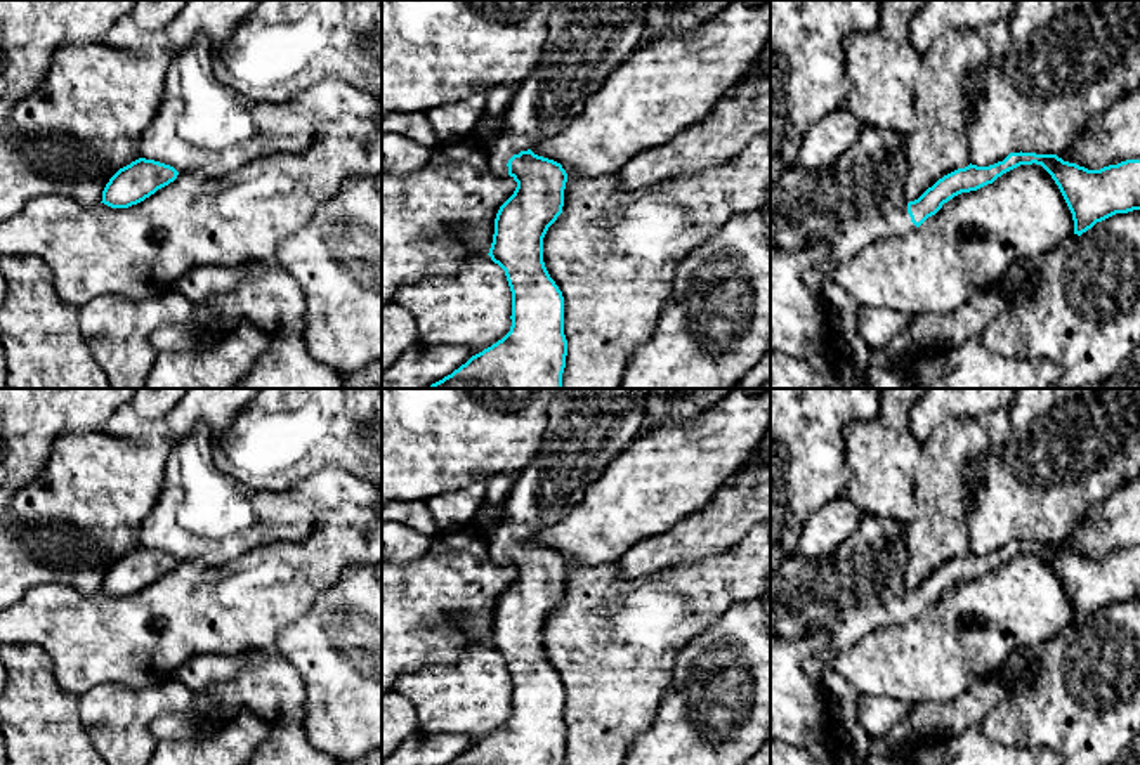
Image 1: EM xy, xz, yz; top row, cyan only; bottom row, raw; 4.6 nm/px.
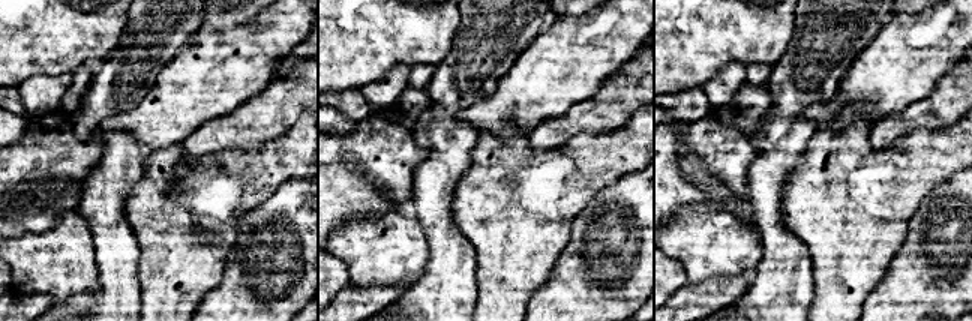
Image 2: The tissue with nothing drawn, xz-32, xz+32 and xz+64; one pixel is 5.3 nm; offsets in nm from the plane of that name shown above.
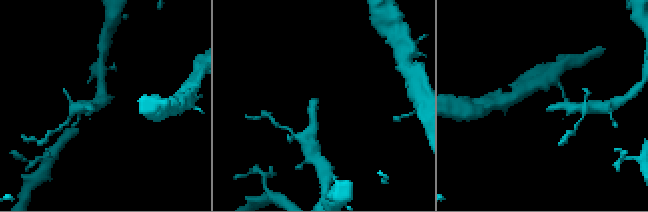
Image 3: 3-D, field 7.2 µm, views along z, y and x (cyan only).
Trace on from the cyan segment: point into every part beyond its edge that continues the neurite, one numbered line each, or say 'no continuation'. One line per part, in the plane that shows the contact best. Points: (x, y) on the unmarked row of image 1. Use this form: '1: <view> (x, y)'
1: xz (587, 429)

